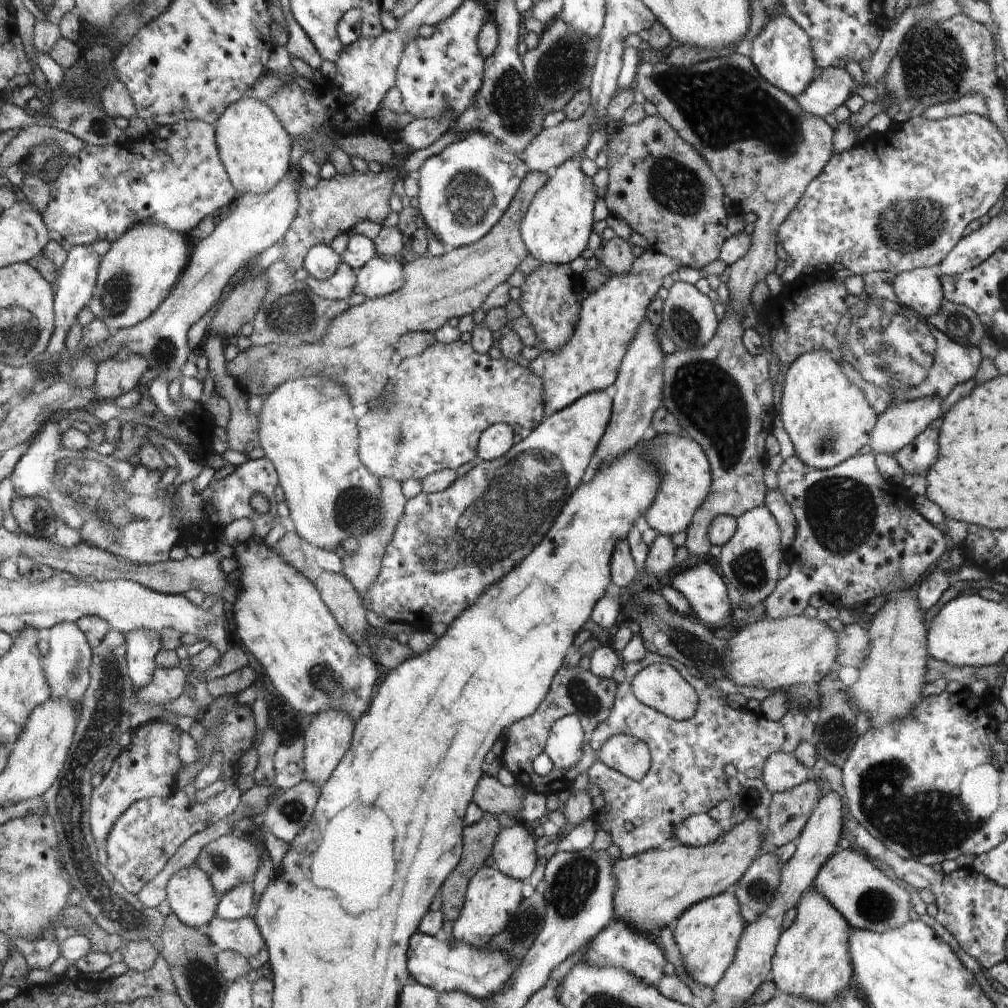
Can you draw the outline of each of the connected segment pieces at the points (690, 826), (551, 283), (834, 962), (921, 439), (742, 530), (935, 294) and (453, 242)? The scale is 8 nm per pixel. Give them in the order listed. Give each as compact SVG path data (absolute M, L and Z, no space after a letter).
M708 813L692 815L678 828L676 838L672 838L671 844L691 847L709 845L720 839L727 828L727 825L714 820Z
M544 263L526 279L521 289L522 298L518 302L523 313L533 322L540 341L540 352L560 351L562 347L566 347L579 321L580 305L586 296L580 274L572 271L569 263Z
M816 889L806 891L796 904L794 922L781 932L771 964L770 980L782 993L819 1003L837 1002L853 979L849 938L852 928L842 913Z
M943 417L934 419L912 443L896 452L895 459L906 473L914 473L923 478L929 468L936 462L938 454L937 440Z
M765 504L737 516L735 521L736 532L724 546L721 546L718 567L726 577L727 583L731 584L737 604L744 602L755 606L768 599L772 590L777 588L778 564L782 558L782 550L778 552L780 528Z
M916 267L894 277L893 289L898 302L922 316L936 315L944 302L944 288L931 267Z
M472 131L462 140L453 142L439 155L426 160L418 170L418 208L430 234L454 248L476 243L500 220L528 172L525 162L518 155L503 149L499 142L491 141L486 134Z

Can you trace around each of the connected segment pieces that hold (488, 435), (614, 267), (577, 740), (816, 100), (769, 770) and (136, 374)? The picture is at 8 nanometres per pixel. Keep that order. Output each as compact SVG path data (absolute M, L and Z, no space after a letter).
M506 423L491 424L482 431L477 444L477 456L491 461L506 454L514 444L513 427Z
M618 235L606 241L602 248L602 256L599 258L601 269L609 275L627 273L634 259L629 242Z
M566 715L553 724L546 754L553 768L568 771L575 766L583 753L584 735L580 719L576 715Z
M826 67L819 77L797 97L794 97L806 113L825 117L838 106L845 104L854 93L855 80L842 67Z
M779 752L769 756L761 778L771 794L781 793L811 777L811 772L793 753Z
M131 353L125 360L116 356L100 363L96 382L98 401L110 402L130 390L138 390L142 376L150 369L148 357L138 353Z

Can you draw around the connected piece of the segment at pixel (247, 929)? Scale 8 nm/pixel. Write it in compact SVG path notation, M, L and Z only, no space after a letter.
M218 914L205 931L218 950L236 951L246 958L265 946L258 927L250 916L231 921L223 919Z

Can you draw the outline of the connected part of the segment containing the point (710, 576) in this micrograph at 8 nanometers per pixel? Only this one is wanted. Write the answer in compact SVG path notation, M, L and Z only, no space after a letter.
M698 563L695 566L680 571L675 575L673 580L669 578L663 583L667 583L670 587L674 587L689 602L692 613L706 626L714 626L720 620L724 620L730 614L730 600L728 600L728 592L724 582L720 580L720 576L716 574L716 570L710 566L710 563Z

